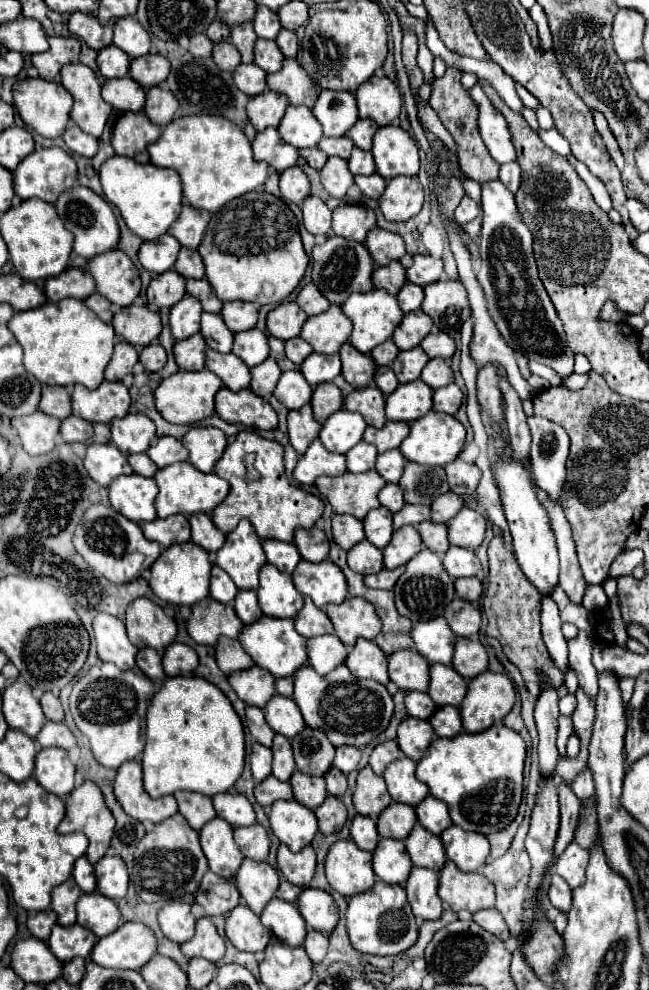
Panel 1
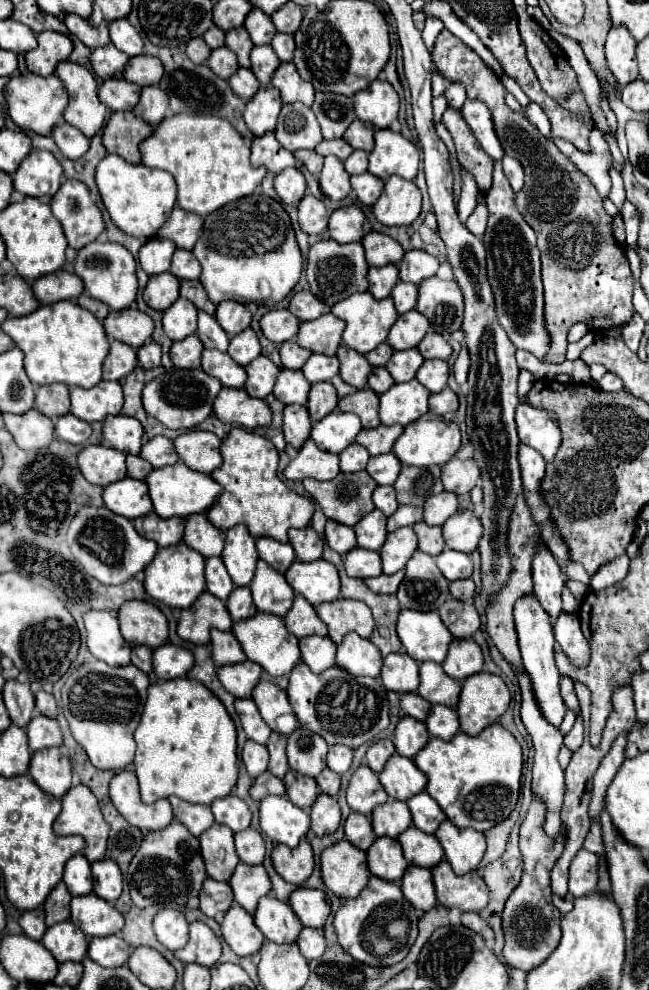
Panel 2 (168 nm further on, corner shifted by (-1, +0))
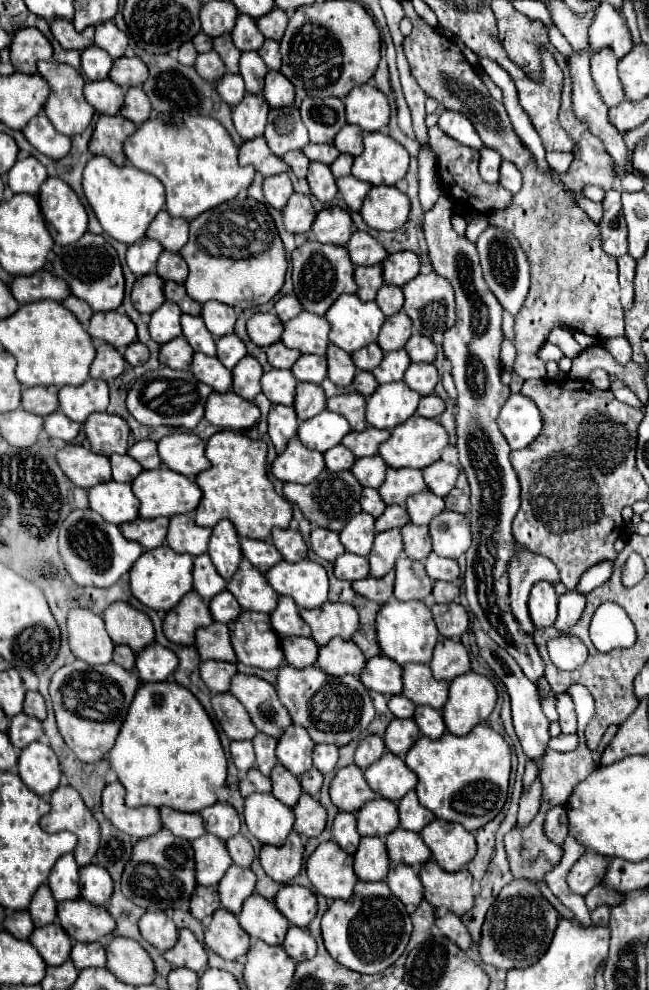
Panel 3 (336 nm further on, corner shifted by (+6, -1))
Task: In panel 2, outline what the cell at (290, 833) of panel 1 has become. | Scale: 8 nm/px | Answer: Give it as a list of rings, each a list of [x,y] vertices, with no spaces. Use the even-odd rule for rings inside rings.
[[[266,795],[260,801],[260,829],[274,841],[296,847],[310,829],[310,817],[304,809],[290,803],[286,797]]]

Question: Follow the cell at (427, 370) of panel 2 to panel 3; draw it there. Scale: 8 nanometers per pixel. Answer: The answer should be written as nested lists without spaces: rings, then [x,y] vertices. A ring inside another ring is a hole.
[[[411,364],[405,372],[407,386],[415,392],[419,392],[421,396],[429,396],[435,390],[435,384],[439,380],[437,376],[437,368],[433,364]]]

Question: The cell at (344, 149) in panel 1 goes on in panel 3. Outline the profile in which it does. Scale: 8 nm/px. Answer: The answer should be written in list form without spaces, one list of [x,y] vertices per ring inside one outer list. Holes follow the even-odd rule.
[[[307,144],[303,148],[303,154],[309,160],[319,160],[323,164],[331,164],[341,152],[335,148],[335,144]]]

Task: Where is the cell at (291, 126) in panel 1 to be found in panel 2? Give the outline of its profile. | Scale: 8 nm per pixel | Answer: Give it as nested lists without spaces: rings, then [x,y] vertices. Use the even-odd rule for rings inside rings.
[[[302,103],[284,105],[276,125],[276,139],[286,151],[314,149],[322,141],[314,111]]]

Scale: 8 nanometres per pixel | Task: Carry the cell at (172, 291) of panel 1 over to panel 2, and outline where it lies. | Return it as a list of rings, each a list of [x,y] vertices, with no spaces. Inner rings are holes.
[[[172,273],[152,275],[144,289],[144,301],[156,311],[164,311],[180,297],[178,287],[180,283]]]

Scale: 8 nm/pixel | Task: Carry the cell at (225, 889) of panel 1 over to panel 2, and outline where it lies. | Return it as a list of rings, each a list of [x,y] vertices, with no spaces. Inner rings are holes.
[[[206,879],[200,893],[200,911],[206,917],[216,917],[216,913],[226,913],[232,905],[232,889],[228,883]]]

